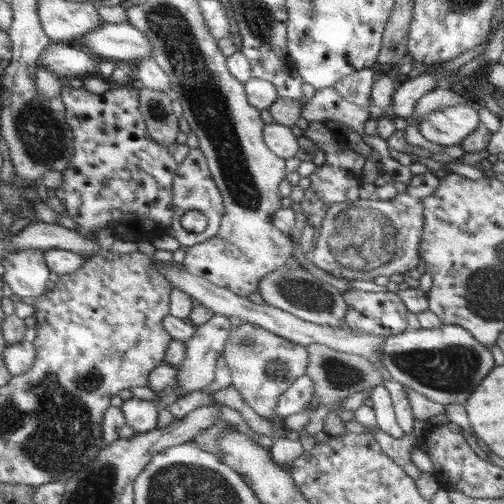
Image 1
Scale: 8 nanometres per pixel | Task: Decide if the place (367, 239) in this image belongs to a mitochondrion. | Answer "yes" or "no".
yes

